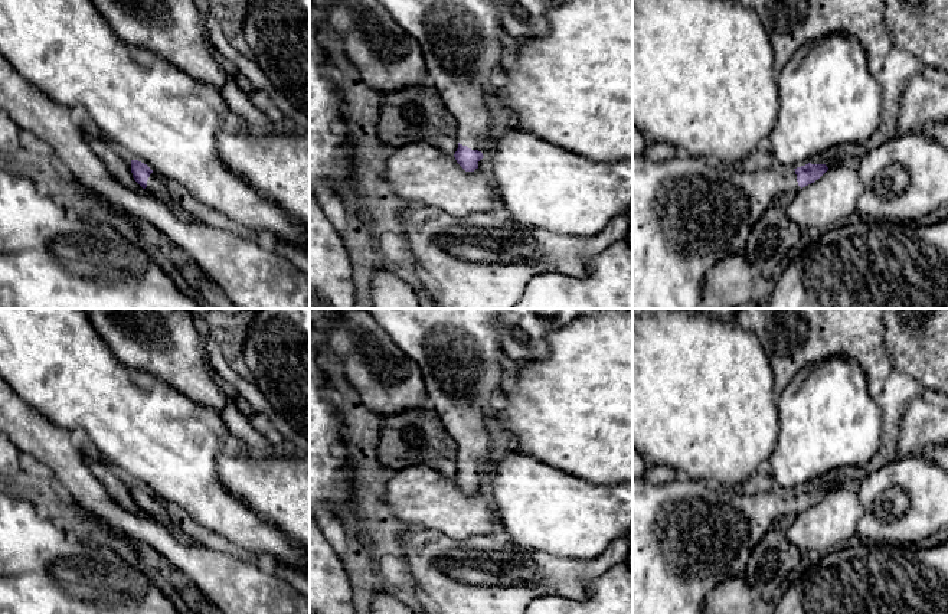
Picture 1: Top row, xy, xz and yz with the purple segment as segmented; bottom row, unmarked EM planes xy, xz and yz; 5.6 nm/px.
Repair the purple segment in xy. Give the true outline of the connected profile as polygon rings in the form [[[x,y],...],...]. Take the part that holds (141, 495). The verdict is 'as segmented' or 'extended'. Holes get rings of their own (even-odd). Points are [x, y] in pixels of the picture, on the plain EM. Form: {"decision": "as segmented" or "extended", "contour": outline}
{"decision": "extended", "contour": [[[131,483],[131,496],[134,503],[143,512],[156,519],[169,522],[167,503],[163,502],[160,497],[154,496],[147,487],[138,483]]]}

